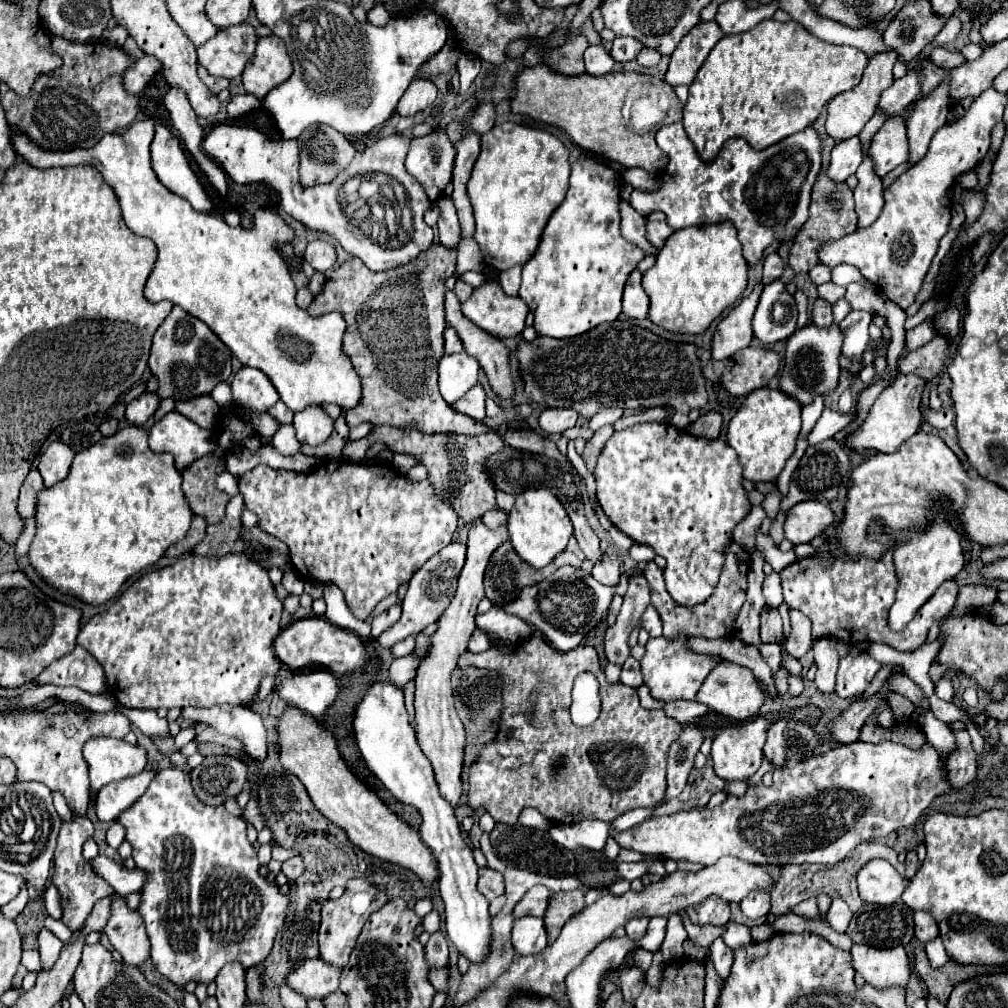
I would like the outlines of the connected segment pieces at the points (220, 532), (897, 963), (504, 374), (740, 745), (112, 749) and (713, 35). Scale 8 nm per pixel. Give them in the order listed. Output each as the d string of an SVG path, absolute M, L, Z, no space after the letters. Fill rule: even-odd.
M237 493L235 497L231 497L227 505L227 517L221 523L207 527L205 539L193 549L193 553L209 557L227 555L233 549L235 541L239 539L241 515L243 515L243 495Z
M869 945L851 947L853 969L873 987L907 985L911 967L903 947L899 949L871 949Z
M453 291L445 293L445 321L447 325L451 325L451 329L455 329L457 337L461 337L463 341L463 349L467 355L475 357L481 365L481 369L487 373L489 383L493 385L493 391L497 395L501 395L503 399L509 399L513 395L513 381L511 381L511 371L509 371L509 349L503 345L501 339L495 339L493 335L489 335L487 331L479 329L477 325L473 325L463 313L461 313L461 303L455 297Z
M757 717L743 725L723 727L713 739L713 747L711 747L711 759L715 765L715 773L725 781L743 781L751 777L763 761L765 739L767 739L767 721L763 717Z
M111 737L87 741L83 747L83 757L89 765L89 781L93 791L147 769L147 751L143 747Z
M715 21L695 25L683 37L681 45L673 51L669 69L665 73L665 81L673 87L691 85L697 69L703 65L705 57L721 37L723 37L723 31Z

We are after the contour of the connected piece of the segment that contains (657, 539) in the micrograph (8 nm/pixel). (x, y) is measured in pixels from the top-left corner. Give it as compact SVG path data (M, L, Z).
M641 423L615 431L603 447L593 471L597 483L597 501L611 523L631 537L665 557L665 583L669 595L679 605L697 605L705 601L721 575L725 549L733 541L733 529L749 515L751 503L741 481L741 465L735 451L723 439L695 437L669 423Z

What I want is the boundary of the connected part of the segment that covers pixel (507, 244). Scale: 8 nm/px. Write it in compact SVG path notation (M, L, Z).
M505 121L495 125L481 137L481 153L473 167L473 175L467 185L467 193L475 211L475 235L485 265L505 271L513 265L523 265L535 253L541 233L551 217L551 213L561 205L565 193L569 189L569 151L567 147L547 131L531 129L517 125L513 121Z

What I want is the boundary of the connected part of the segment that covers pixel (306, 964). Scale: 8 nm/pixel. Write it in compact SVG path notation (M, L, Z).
M321 957L305 959L287 975L287 985L305 999L323 999L339 987L341 969L325 963Z

